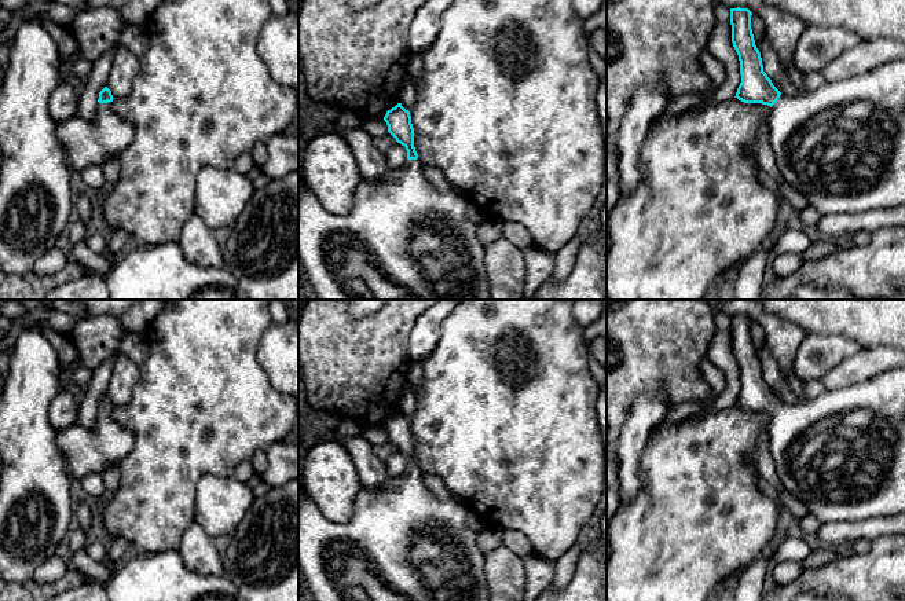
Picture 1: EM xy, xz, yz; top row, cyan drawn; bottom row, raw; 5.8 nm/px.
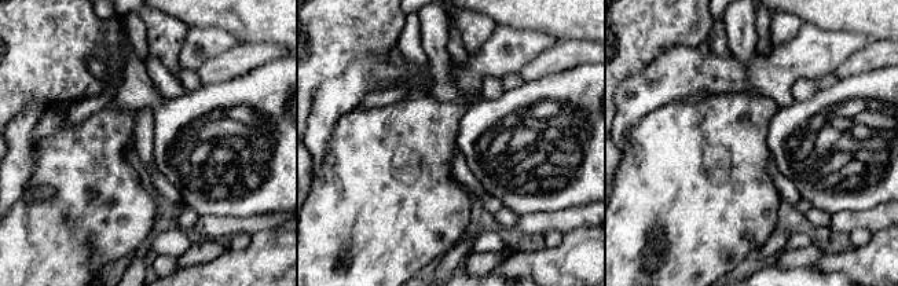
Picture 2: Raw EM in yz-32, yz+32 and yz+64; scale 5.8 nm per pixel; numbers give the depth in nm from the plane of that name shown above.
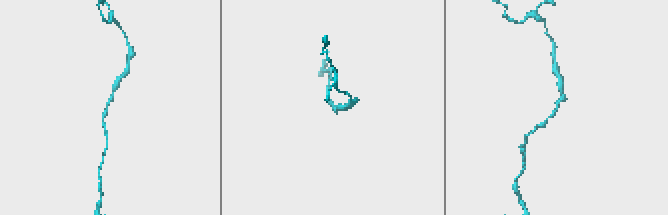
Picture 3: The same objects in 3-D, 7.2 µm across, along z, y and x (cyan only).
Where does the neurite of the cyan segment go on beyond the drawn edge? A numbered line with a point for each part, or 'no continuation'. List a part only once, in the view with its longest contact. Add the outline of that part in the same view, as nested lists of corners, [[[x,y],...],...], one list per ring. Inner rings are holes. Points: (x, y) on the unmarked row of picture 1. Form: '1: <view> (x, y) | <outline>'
1: xy (85, 451) | [[[113,410],[98,411],[96,425],[92,429],[72,424],[56,430],[55,439],[66,461],[72,481],[80,481],[91,473],[103,474],[107,465],[118,468],[120,462],[132,451],[135,444],[133,433],[113,419]]]

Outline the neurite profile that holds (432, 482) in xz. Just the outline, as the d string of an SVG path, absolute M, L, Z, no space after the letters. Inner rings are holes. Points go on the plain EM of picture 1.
M424 472L424 483L439 499L459 499L459 496L451 492L441 481L441 479L436 474Z

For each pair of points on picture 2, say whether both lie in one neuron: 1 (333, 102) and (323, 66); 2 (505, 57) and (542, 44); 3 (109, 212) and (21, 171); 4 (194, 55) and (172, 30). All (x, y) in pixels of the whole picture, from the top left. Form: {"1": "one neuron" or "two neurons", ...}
{"1": "two neurons", "2": "one neuron", "3": "two neurons", "4": "two neurons"}

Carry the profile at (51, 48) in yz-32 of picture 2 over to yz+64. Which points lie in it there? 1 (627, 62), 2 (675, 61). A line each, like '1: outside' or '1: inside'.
1: inside
2: outside

